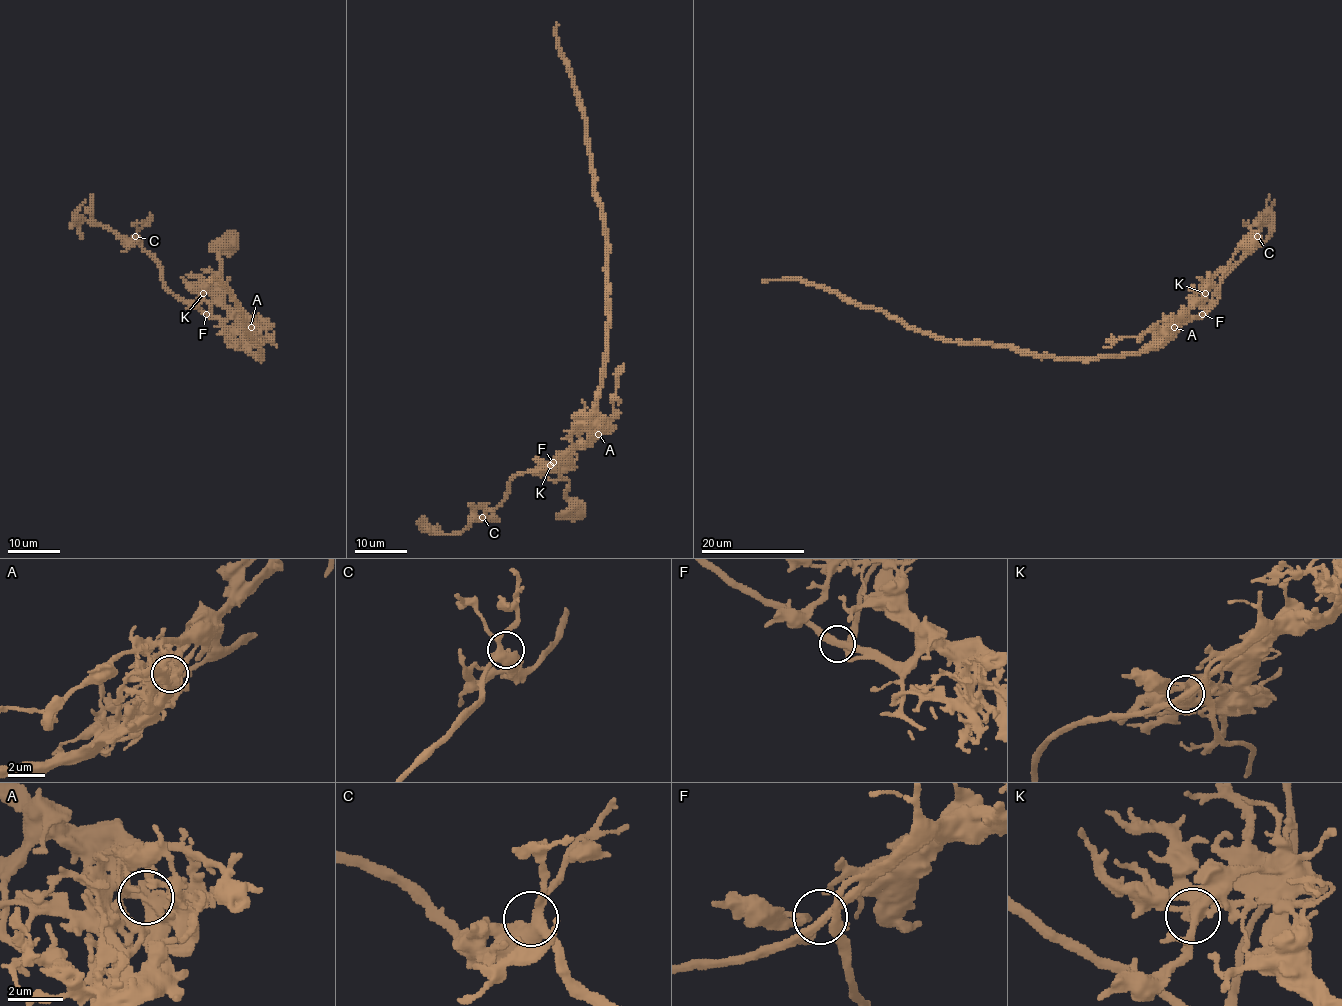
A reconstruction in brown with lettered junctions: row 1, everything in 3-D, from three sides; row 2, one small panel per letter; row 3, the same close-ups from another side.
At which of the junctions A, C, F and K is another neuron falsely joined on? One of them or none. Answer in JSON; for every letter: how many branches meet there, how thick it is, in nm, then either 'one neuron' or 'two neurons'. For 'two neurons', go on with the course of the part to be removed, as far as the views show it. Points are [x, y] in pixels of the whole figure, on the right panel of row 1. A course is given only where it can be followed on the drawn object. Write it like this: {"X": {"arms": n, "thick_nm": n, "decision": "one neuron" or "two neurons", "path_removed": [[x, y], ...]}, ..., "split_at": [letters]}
{"A": {"arms": 5, "thick_nm": 380, "decision": "two neurons", "path_removed": [[1174, 327], [1139, 352], [1033, 357], [1008, 345], [953, 343], [910, 330], [798, 279], [763, 282]]}, "C": {"arms": 4, "thick_nm": 420, "decision": "one neuron"}, "F": {"arms": 4, "thick_nm": 340, "decision": "one neuron"}, "K": {"arms": 5, "thick_nm": 420, "decision": "one neuron"}, "split_at": ["A"]}

